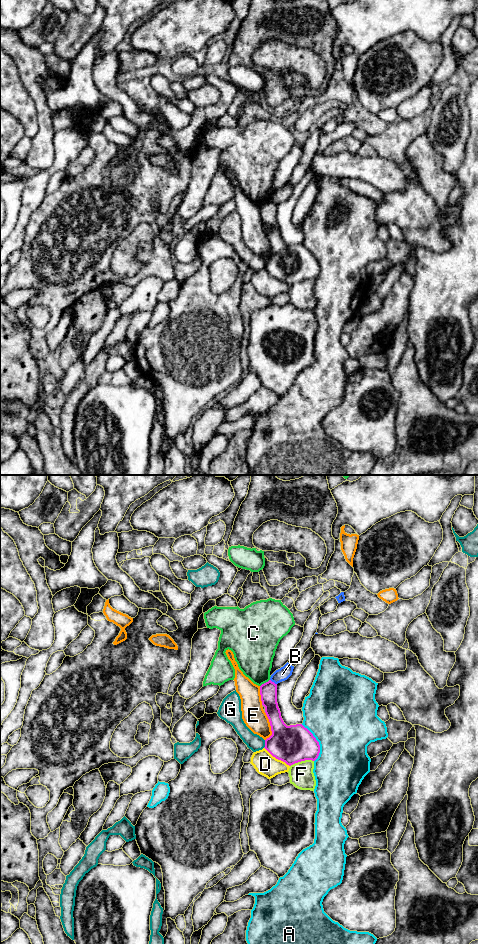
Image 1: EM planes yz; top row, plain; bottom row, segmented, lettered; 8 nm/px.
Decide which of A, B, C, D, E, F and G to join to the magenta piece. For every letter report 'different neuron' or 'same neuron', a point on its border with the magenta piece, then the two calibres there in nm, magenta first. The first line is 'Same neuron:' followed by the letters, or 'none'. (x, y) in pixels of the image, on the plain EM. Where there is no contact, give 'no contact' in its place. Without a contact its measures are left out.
Same neuron: none
A: different neuron | yz (318, 262) | 300/500 nm
B: different neuron | yz (273, 202) | 140/110 nm
C: different neuron | yz (264, 203) | 140/320 nm
D: different neuron | yz (277, 278) | 300/180 nm
E: different neuron | yz (270, 245) | 300/190 nm
F: different neuron | yz (301, 280) | 300/190 nm
G: different neuron | yz (265, 264) | 300/130 nm

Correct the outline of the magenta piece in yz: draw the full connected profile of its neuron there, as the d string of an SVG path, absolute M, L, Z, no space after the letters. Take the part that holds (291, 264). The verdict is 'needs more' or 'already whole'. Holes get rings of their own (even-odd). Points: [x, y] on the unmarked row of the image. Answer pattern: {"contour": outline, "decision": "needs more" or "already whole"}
{"contour": "M269 200L260 206L262 225L269 239L272 255L265 260L265 269L276 279L291 286L295 283L312 280L315 281L320 273L320 265L313 254L302 244L287 246L282 237L277 223L277 204Z", "decision": "already whole"}

